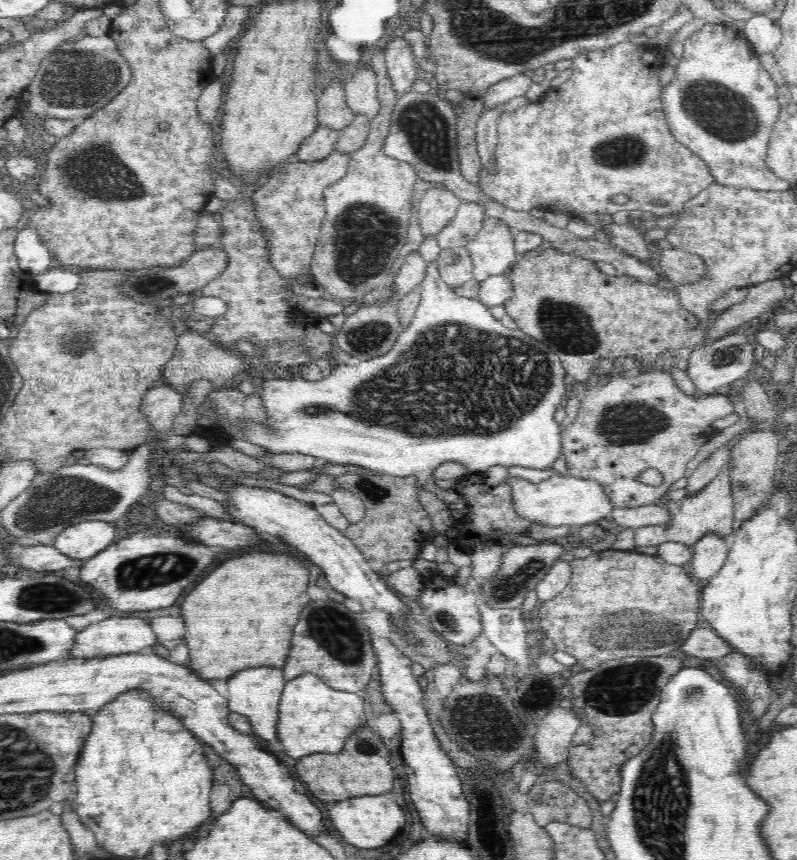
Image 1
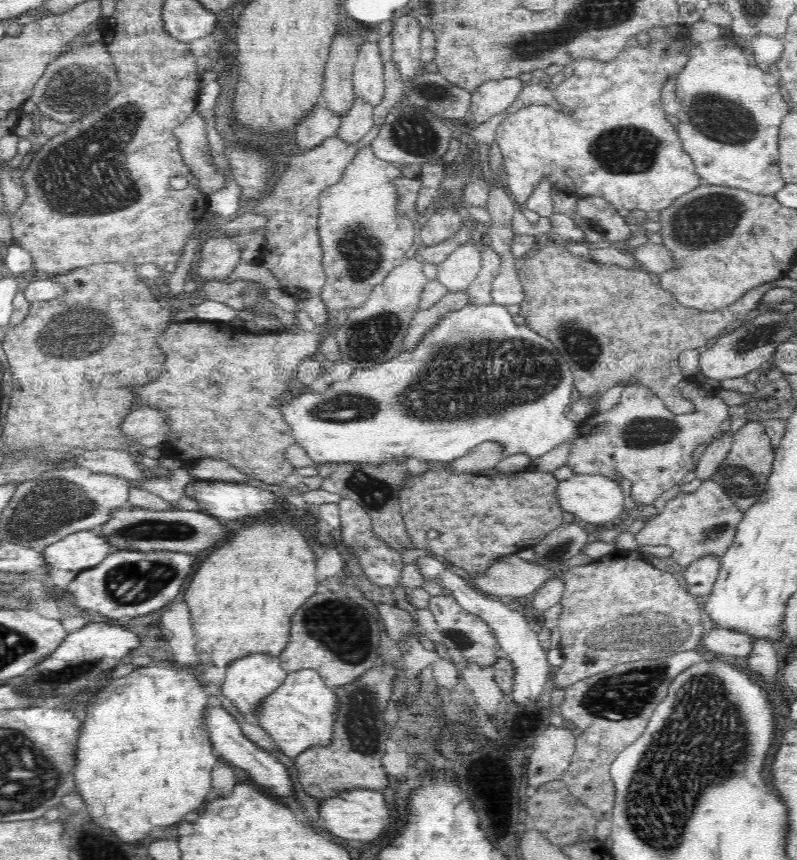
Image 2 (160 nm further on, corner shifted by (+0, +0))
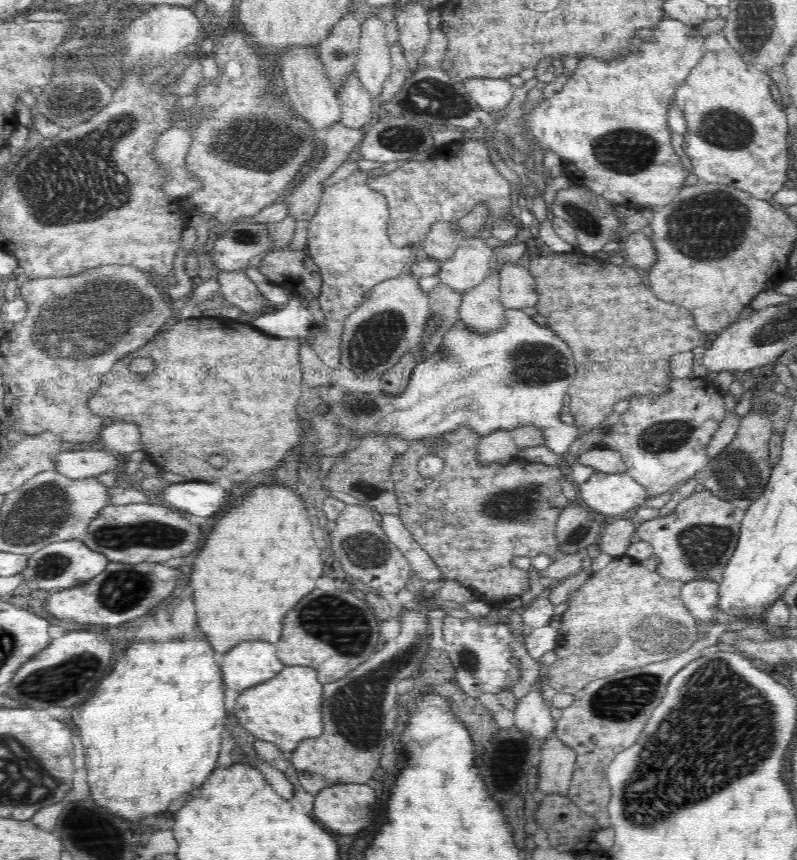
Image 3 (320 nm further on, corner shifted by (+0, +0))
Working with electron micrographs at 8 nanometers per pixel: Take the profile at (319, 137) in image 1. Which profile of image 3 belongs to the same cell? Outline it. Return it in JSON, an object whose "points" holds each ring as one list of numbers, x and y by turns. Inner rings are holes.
{"points":[[315,46,302,48,288,48,284,50,280,60,281,75,288,92,288,102,302,120,306,120,314,130,320,130,332,124,339,123,342,112,330,77,319,57,319,50]]}

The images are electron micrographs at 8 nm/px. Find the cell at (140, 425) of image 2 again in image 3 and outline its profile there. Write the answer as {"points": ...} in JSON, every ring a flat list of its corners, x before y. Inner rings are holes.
{"points":[[127,420,106,424,99,434,99,443,106,451,121,456,144,448,137,424]]}

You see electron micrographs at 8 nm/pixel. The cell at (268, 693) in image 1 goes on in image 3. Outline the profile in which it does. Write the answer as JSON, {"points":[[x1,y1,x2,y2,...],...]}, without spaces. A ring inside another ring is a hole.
{"points":[[241,642,222,654,223,682,238,693,269,681,284,667,271,642]]}

